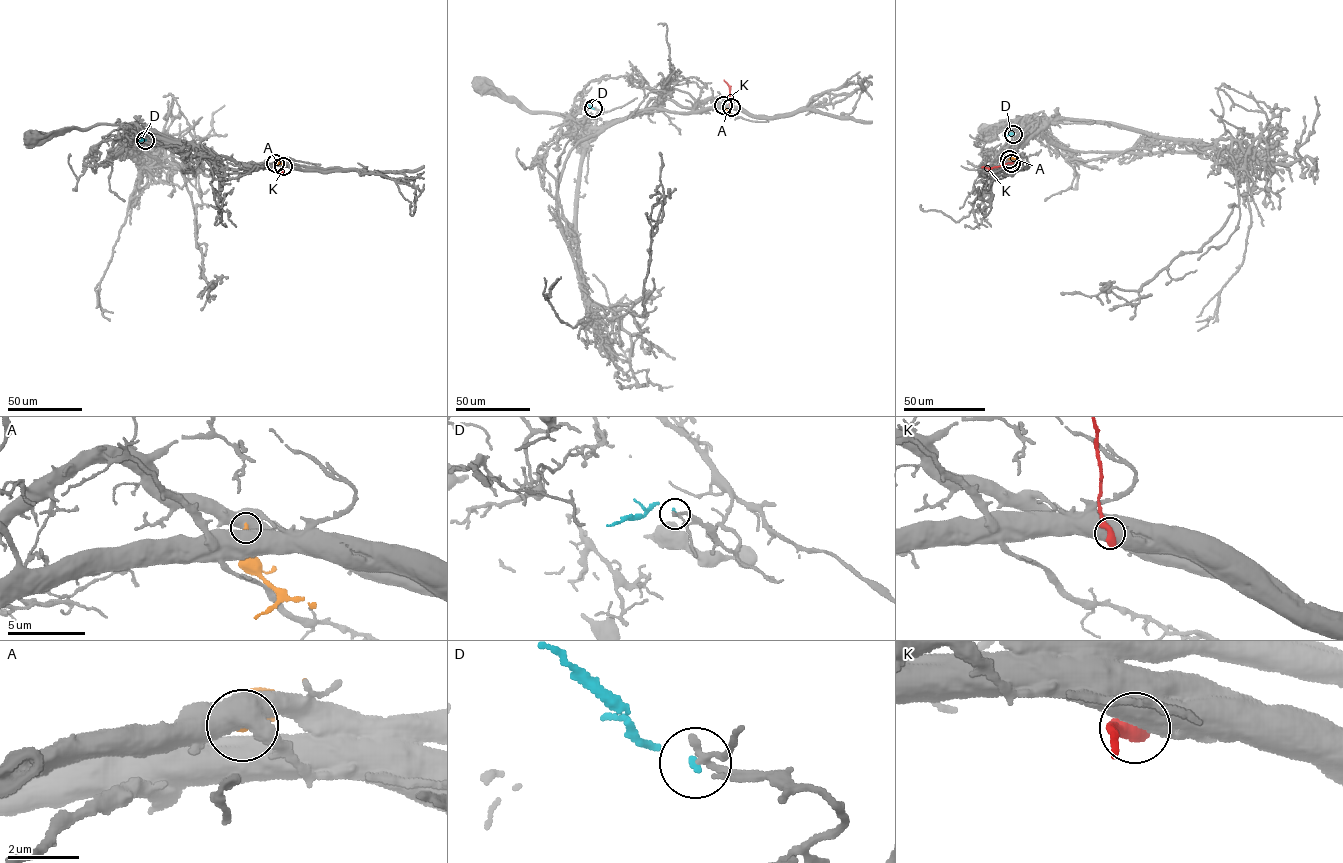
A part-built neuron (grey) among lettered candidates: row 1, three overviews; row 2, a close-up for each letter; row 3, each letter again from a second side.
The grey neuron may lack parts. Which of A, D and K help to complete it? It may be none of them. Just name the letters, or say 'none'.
none

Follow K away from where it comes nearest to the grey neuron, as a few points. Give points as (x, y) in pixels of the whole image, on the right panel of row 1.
K: (1011, 163), (982, 167)

